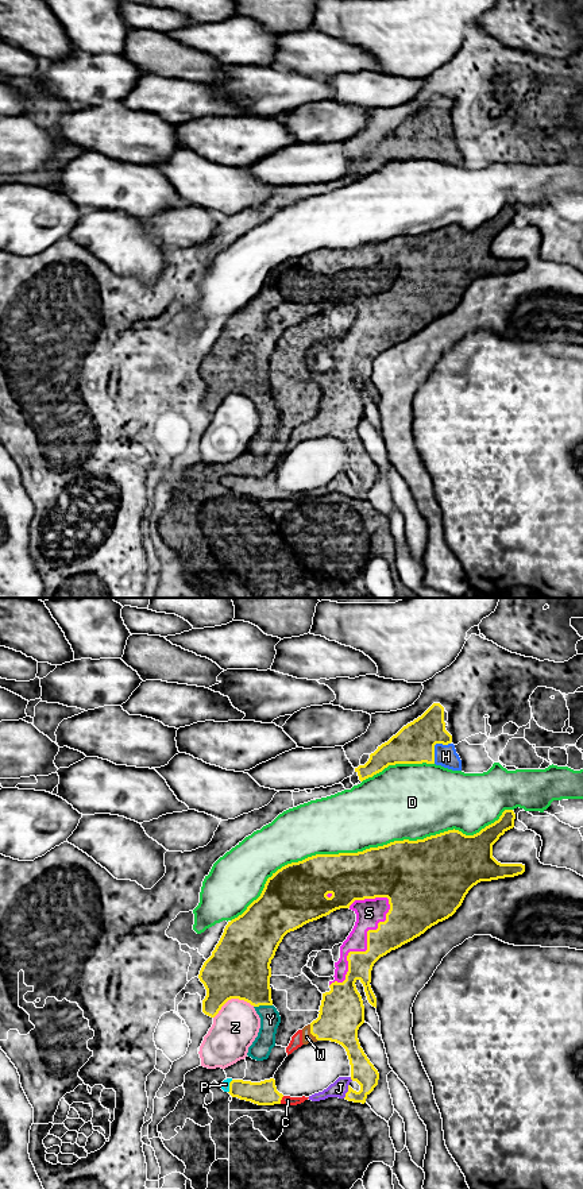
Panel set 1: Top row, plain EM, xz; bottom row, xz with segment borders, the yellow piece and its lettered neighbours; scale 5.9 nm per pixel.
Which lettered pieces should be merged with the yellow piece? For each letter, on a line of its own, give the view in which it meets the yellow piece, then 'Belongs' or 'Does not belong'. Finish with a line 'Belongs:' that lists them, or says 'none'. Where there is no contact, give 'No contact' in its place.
C: Touches yellow in xz. Belongs
D: Touches yellow in xz. Does not belong
H: Touches yellow in xz. Belongs
J: Touches yellow in xz. Belongs
P: Touches yellow in xz. Belongs
S: Touches yellow in xz. Belongs
W: Touches yellow in xz. Belongs
Y: Touches yellow in xz. Belongs
Z: Touches yellow in xz. Does not belong
Belongs: C, H, J, P, S, W, Y

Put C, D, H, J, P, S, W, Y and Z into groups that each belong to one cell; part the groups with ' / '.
C H J P S W Y / D / Z

